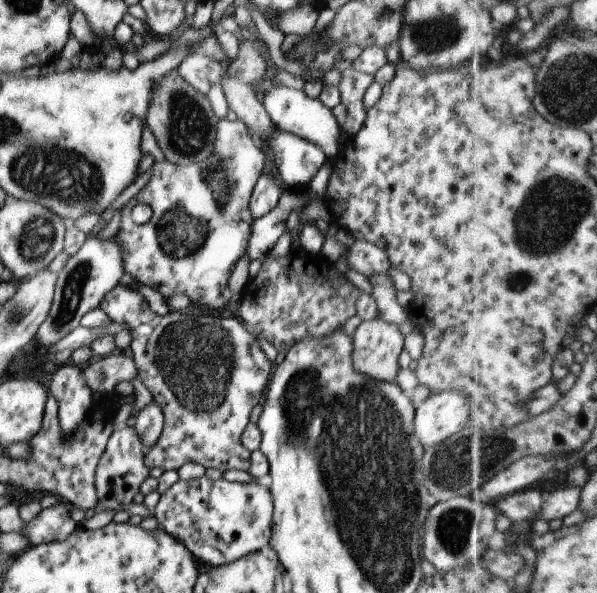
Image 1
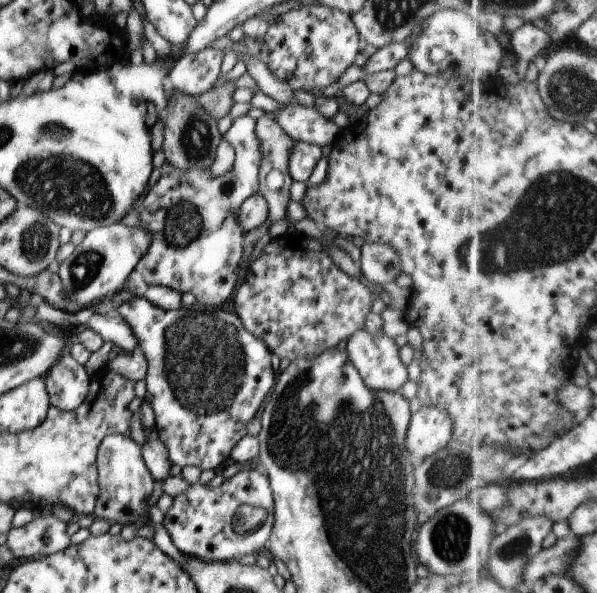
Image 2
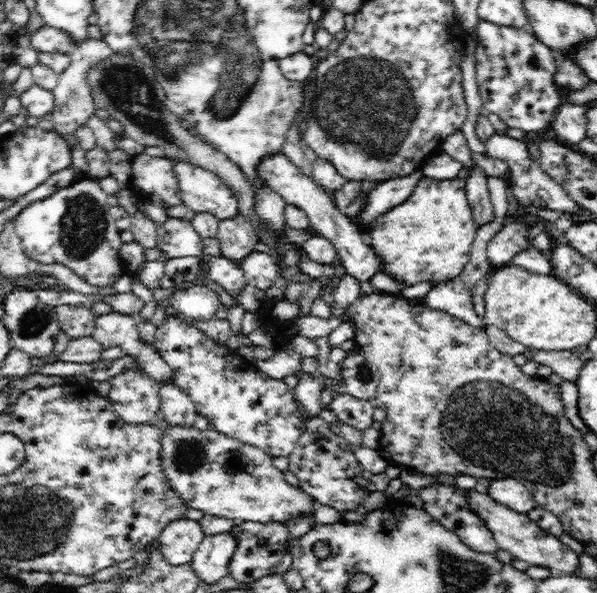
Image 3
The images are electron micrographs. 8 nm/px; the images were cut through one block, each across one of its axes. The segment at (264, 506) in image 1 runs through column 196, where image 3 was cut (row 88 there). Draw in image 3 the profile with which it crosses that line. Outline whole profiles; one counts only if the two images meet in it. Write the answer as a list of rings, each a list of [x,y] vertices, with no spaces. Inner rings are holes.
[[[480,20],[475,30],[478,31],[478,44],[475,50],[476,82],[483,110],[494,113],[507,124],[507,128],[518,128],[524,133],[536,132],[547,128],[555,119],[556,111],[562,105],[560,86],[554,82],[557,71],[556,60],[549,46],[538,41],[527,29],[498,26]]]

